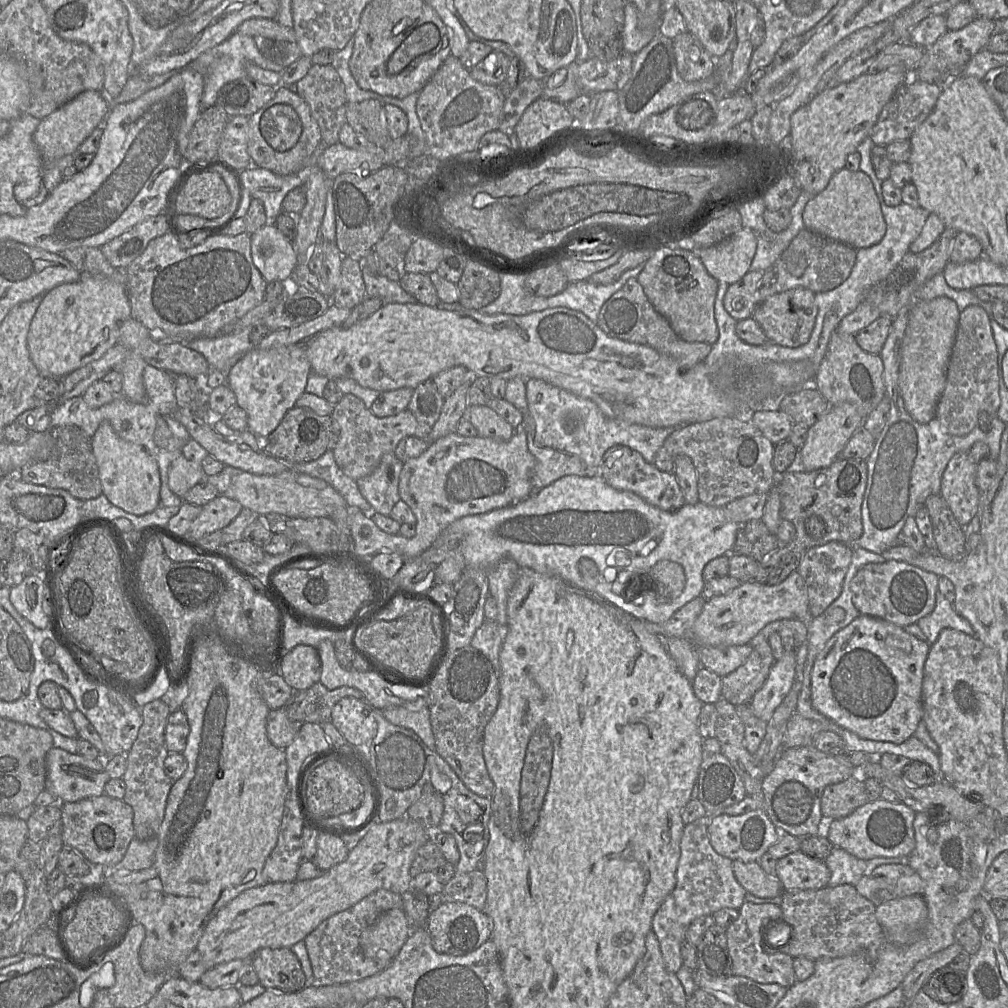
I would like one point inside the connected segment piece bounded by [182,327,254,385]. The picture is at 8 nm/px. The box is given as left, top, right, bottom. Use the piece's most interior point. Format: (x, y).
(222, 352)

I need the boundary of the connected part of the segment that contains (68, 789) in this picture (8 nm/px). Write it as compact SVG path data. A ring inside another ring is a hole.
M52 747L46 756L46 790L60 803L77 802L105 794L110 777L103 759L90 759L81 754L71 754L64 749Z

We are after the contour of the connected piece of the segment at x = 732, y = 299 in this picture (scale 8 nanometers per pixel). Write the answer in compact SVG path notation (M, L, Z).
M749 271L739 281L728 286L724 307L735 320L752 317L757 307L757 290L763 274L762 271Z

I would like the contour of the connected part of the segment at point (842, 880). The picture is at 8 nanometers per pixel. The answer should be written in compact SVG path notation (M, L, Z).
M833 847L831 853L824 861L830 870L829 887L842 884L855 886L866 874L869 874L877 866L883 864L900 864L904 862L899 857L876 857L868 860L859 859L842 848Z

